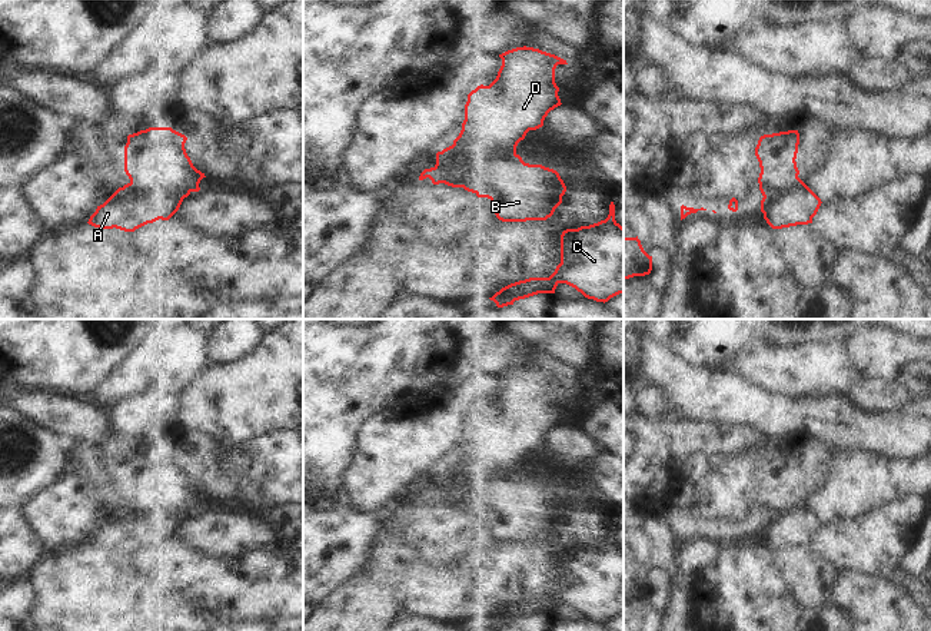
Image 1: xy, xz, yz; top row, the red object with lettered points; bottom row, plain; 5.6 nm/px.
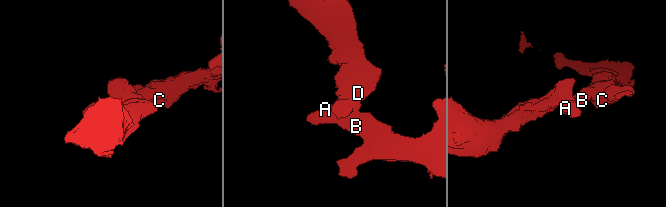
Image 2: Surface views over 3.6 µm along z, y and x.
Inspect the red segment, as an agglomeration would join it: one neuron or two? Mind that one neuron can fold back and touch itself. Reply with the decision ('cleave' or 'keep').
cleave

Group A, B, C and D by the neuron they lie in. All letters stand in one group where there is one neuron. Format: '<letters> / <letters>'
A B C / D

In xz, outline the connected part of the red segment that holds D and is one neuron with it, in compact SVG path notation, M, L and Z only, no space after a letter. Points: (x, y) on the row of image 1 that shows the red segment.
M526 46L508 50L499 57L502 66L496 79L468 94L462 130L453 140L459 155L471 160L515 156L516 146L526 133L542 127L548 113L562 104L555 69L568 64L566 60Z

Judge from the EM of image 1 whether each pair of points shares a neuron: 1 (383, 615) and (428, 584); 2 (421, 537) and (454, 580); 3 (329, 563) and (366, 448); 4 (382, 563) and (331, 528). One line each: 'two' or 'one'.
1: two
2: two
3: two
4: two

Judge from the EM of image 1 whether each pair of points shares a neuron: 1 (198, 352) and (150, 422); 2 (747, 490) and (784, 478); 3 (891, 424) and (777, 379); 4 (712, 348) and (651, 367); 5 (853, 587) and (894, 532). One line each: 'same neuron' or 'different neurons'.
1: different neurons
2: different neurons
3: different neurons
4: different neurons
5: different neurons

